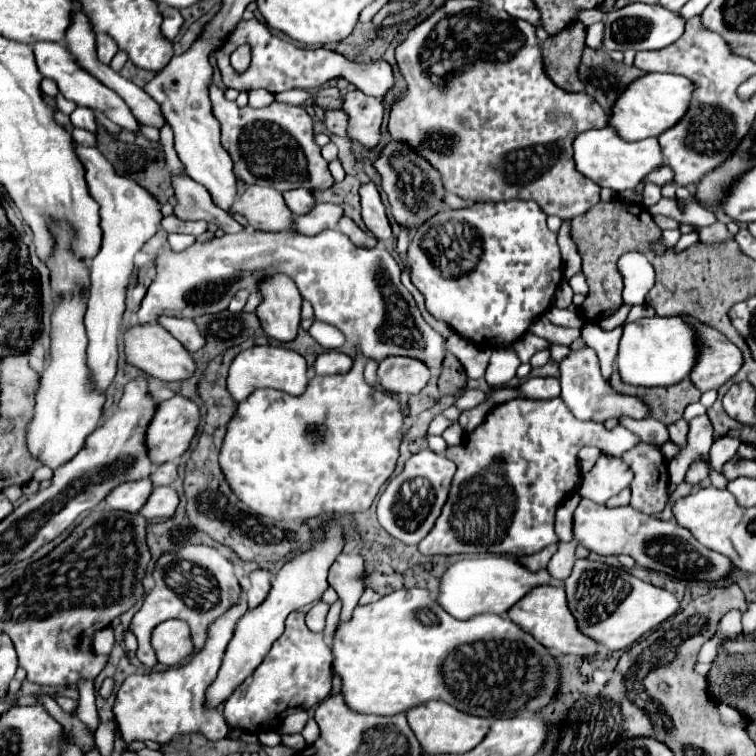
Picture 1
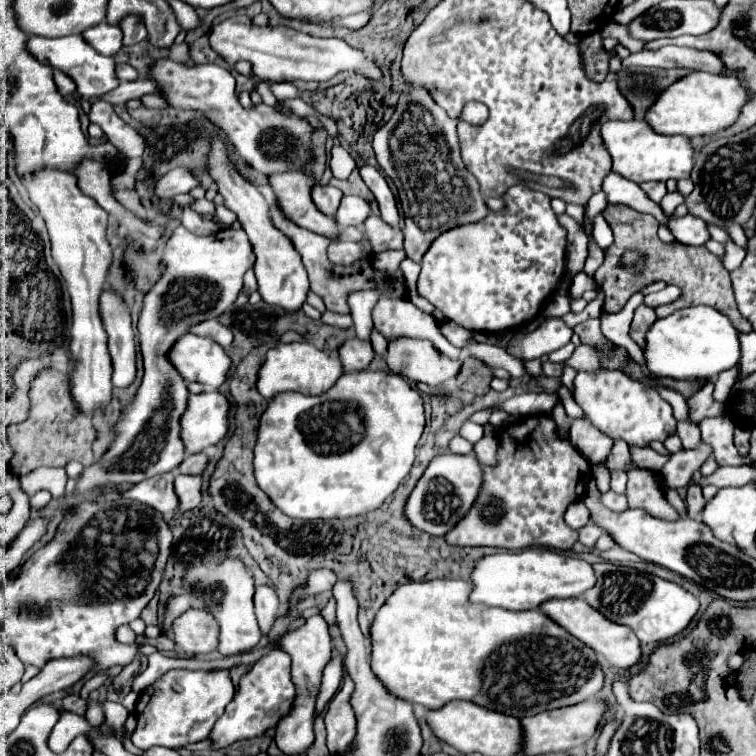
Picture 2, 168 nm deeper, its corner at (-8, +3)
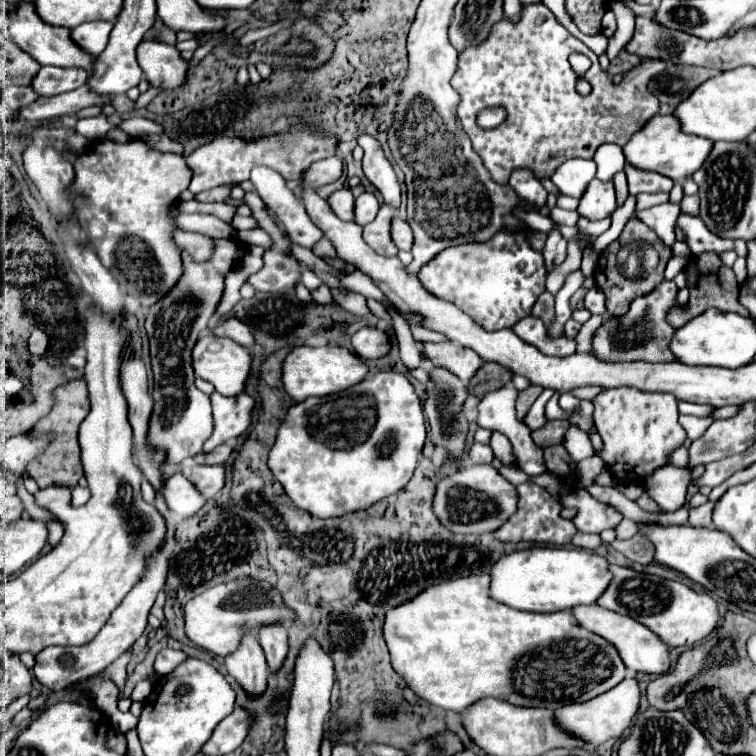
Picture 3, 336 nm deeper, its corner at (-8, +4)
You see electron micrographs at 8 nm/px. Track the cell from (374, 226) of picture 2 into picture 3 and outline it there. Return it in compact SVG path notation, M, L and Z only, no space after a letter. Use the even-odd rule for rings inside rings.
M395 215L393 221L391 221L391 239L393 239L393 243L397 245L397 249L401 249L401 251L411 251L411 245L413 245L411 227L409 227L407 221L399 219L397 215Z

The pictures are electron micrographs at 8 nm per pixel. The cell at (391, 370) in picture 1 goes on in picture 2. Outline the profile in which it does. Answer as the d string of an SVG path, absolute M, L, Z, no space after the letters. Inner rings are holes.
M401 336L401 340L389 340L385 362L391 372L401 374L413 382L423 382L431 388L455 378L461 370L461 360L449 360L447 356L441 356L441 352L437 352L429 340L409 340L407 336Z

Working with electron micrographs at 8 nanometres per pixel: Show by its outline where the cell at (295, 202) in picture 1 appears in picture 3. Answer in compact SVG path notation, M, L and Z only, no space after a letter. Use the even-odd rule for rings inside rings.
M339 189L339 191L333 191L327 199L331 211L343 219L343 221L353 221L353 195L349 189Z

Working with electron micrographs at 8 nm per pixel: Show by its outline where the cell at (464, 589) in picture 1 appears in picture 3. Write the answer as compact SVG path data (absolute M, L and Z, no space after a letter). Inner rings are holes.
M531 547L503 555L493 563L489 575L489 597L519 611L553 613L571 609L581 603L595 603L609 585L607 561L595 551L565 547Z

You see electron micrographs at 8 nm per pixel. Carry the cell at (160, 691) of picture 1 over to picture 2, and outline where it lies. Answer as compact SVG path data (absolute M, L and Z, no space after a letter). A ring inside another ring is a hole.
M171 670L139 694L135 708L137 730L133 734L133 744L139 750L149 750L151 746L183 748L187 744L207 740L213 724L223 716L225 706L233 700L233 696L235 688L227 670L197 674L173 674Z

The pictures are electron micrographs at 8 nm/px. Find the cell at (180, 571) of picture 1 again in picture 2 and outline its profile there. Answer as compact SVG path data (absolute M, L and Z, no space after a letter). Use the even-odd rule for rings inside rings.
M223 560L217 566L191 566L187 570L187 576L183 580L185 594L173 596L167 602L167 614L165 614L165 632L171 630L171 622L181 616L189 608L205 608L209 610L219 626L221 626L221 642L219 642L219 652L223 656L233 656L251 650L253 646L259 644L261 640L261 630L257 626L255 614L253 614L253 594L255 594L255 584L251 574L245 570L241 560Z

